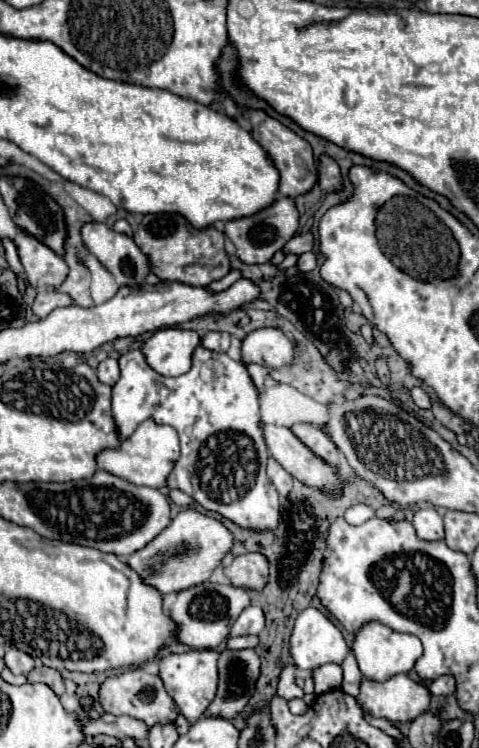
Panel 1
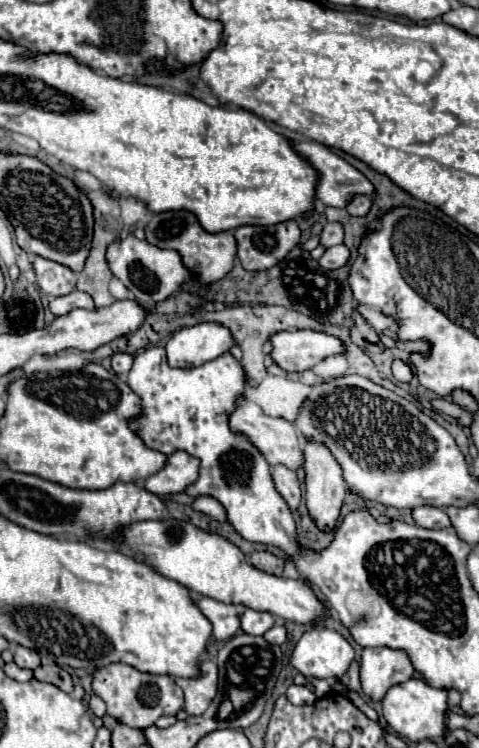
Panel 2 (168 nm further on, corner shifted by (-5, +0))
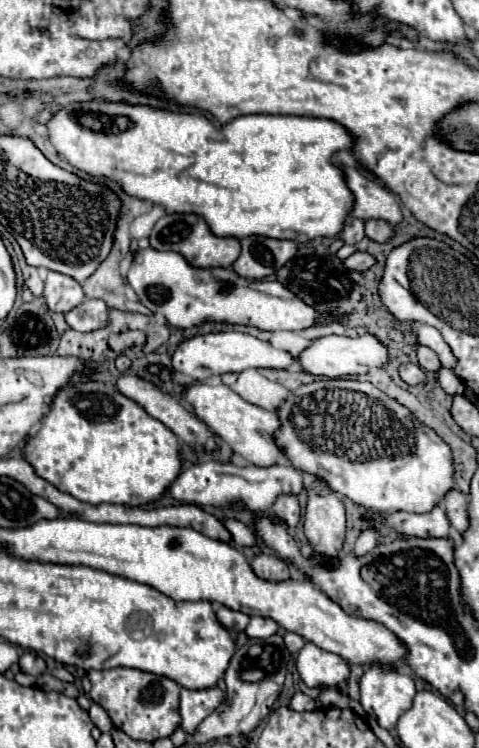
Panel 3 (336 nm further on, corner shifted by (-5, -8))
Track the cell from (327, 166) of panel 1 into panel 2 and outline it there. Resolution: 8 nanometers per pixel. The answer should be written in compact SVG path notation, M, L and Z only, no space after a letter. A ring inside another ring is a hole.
M354 194L352 200L346 204L346 210L352 216L364 216L370 210L370 202L372 200L366 194Z

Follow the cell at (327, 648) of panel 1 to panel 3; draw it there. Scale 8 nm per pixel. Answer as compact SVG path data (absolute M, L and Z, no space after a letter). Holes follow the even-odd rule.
M306 642L298 652L296 668L308 688L338 688L350 676L348 662L338 654L326 652L312 642Z

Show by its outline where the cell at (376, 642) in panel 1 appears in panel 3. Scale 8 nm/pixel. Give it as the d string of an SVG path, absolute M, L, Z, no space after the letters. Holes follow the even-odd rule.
M372 664L360 680L360 704L364 712L374 716L386 730L396 728L398 718L410 710L414 694L416 688L410 676L378 664Z

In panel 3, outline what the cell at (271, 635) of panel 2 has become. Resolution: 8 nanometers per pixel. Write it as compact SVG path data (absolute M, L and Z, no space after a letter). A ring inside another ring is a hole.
M286 632L286 634L284 634L284 642L286 642L286 648L288 648L290 652L298 652L298 650L306 644L306 640L304 640L302 636L294 634L294 632Z

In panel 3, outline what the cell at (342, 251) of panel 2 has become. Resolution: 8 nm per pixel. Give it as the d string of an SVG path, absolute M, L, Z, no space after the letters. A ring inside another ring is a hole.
M356 252L350 258L346 258L346 268L358 270L358 272L364 272L364 270L372 268L374 264L376 264L376 258L368 252Z

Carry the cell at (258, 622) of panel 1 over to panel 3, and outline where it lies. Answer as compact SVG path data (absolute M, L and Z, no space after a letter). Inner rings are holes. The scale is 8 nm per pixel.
M252 616L250 626L246 628L246 634L250 638L268 638L278 632L278 624L272 618L262 618L262 616Z

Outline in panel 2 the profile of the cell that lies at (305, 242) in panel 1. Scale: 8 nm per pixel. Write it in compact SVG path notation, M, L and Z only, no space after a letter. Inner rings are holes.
M326 224L322 234L320 234L320 246L324 248L330 248L330 246L336 246L340 244L344 238L344 232L342 232L342 226L340 224Z

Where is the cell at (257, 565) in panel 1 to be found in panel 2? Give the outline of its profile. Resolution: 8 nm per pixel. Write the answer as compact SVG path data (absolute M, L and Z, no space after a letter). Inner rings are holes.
M252 552L248 556L250 564L262 572L268 572L268 574L274 574L274 576L282 576L282 570L284 570L284 562L274 556L272 552Z

